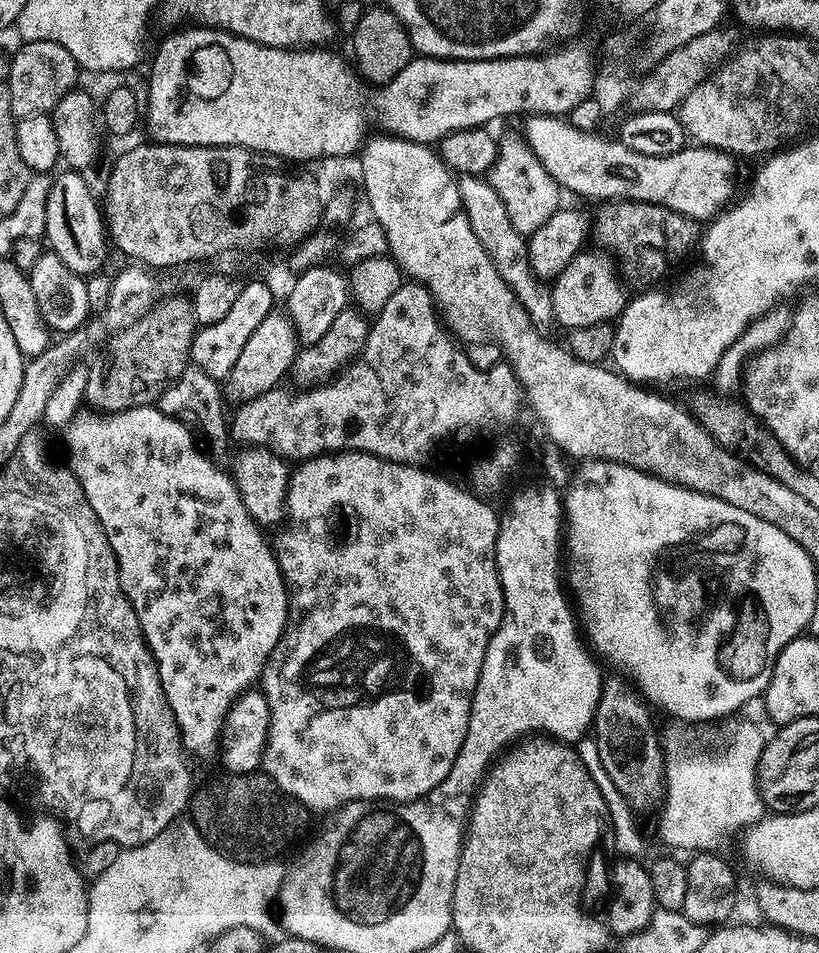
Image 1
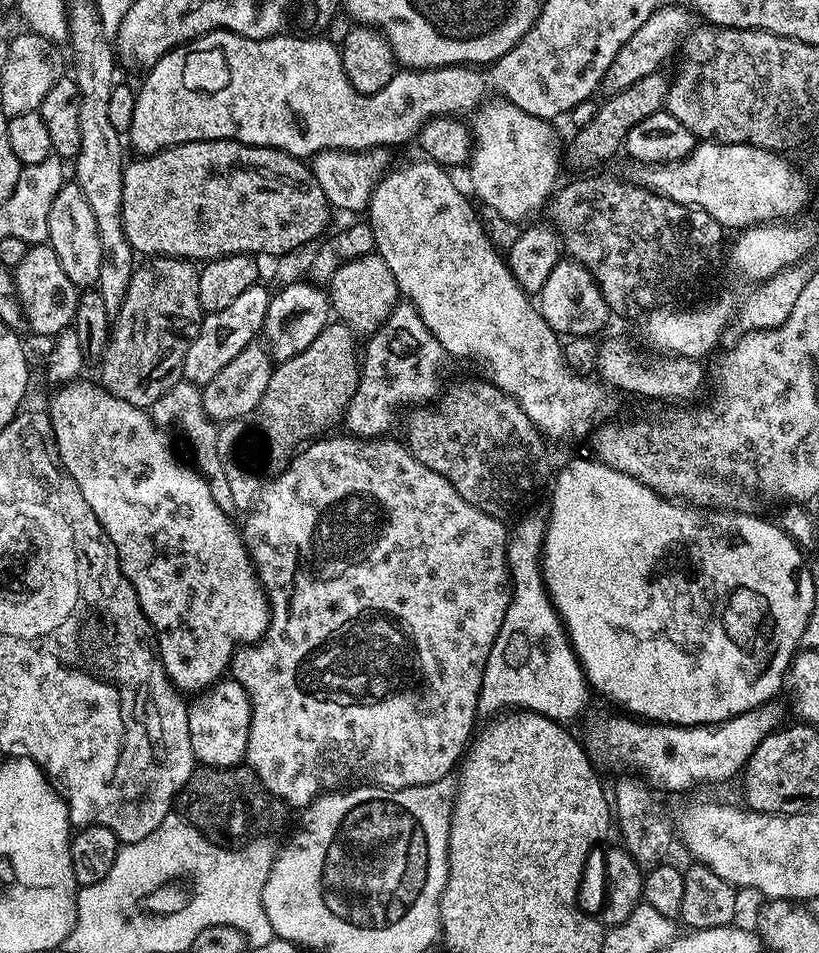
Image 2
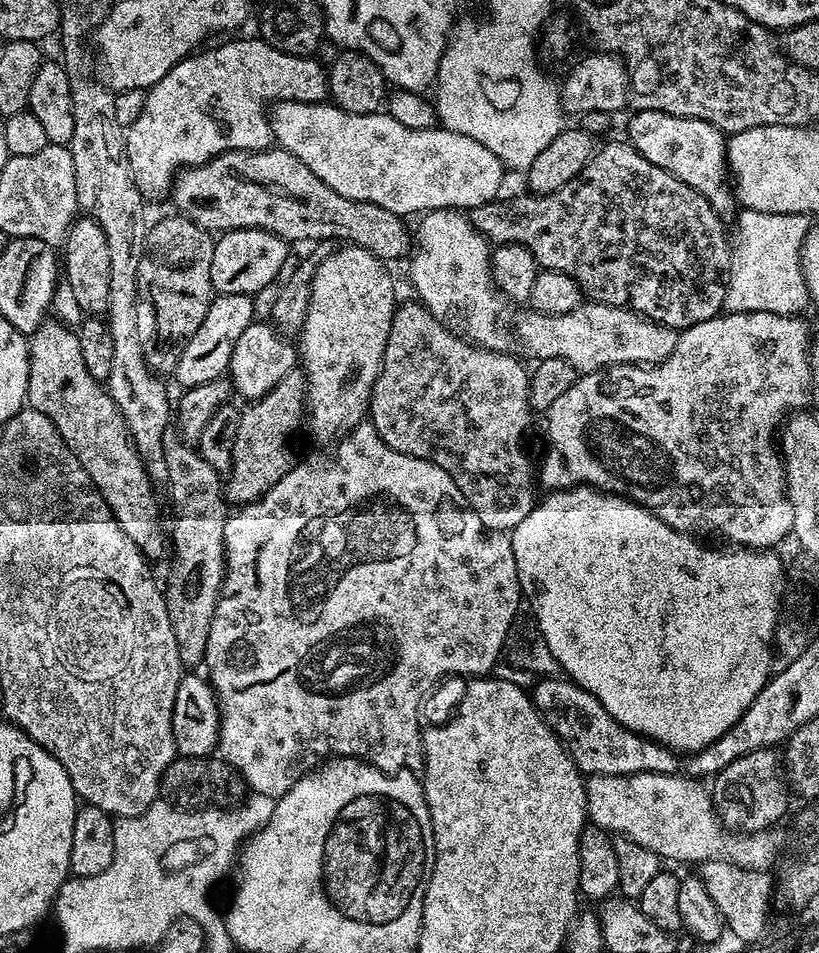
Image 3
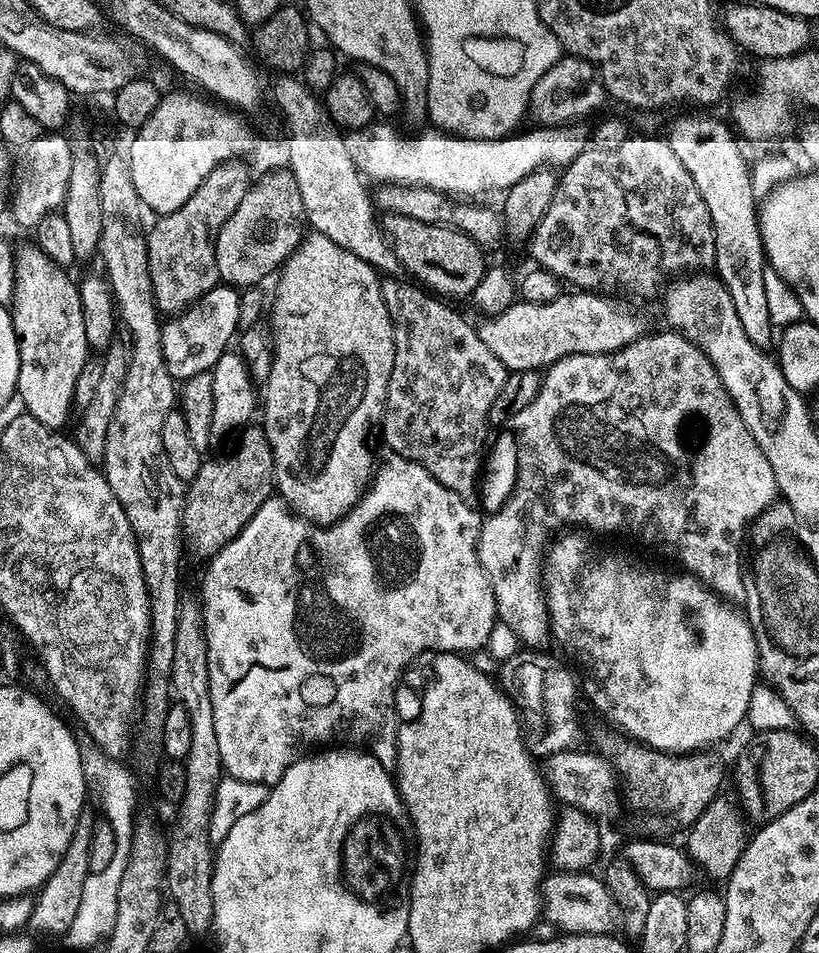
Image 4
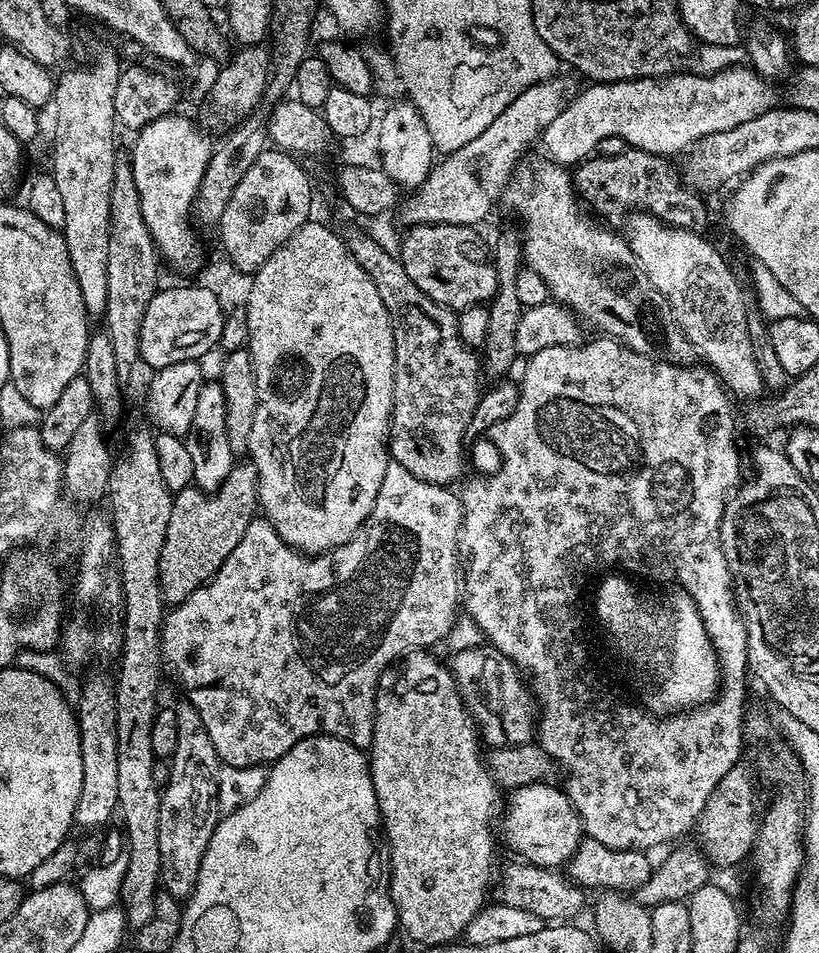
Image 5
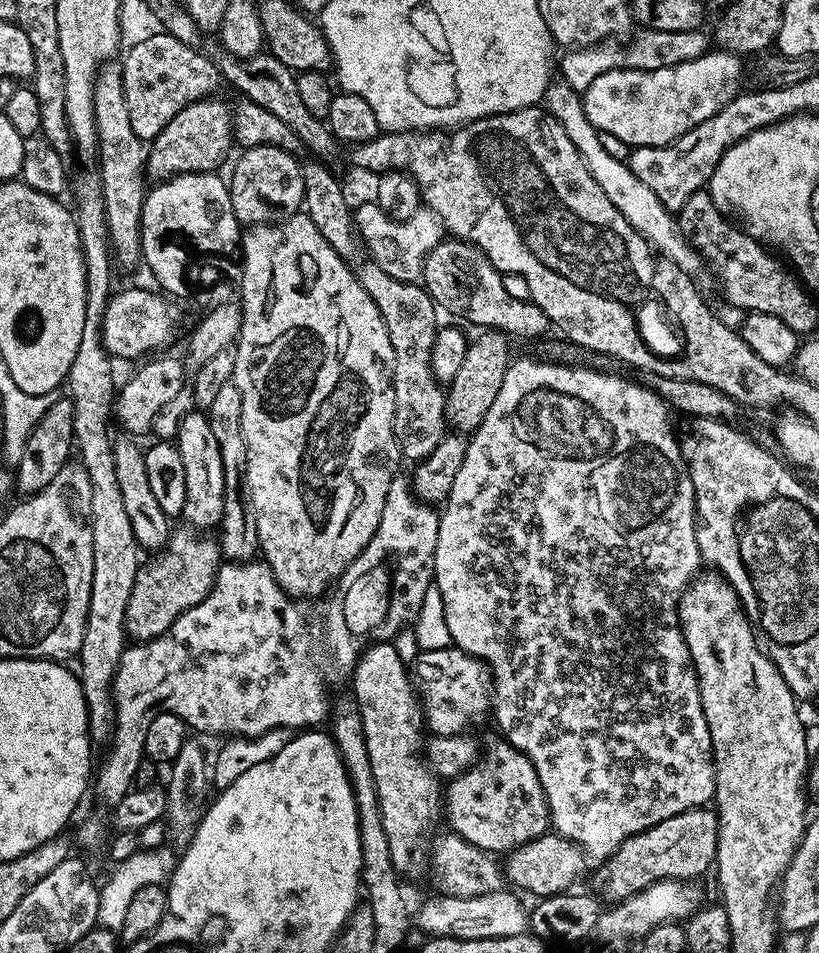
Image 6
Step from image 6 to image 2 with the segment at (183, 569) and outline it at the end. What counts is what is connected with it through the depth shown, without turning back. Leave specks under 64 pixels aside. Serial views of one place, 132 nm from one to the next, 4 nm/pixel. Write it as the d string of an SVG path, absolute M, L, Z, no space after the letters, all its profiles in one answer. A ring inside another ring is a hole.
M329 322L322 334L318 334L318 338L314 338L314 342L310 342L310 346L302 350L302 354L294 354L294 358L279 361L273 367L270 386L266 386L266 394L262 394L262 402L254 420L260 423L260 432L268 443L268 460L276 470L287 468L301 446L307 445L313 438L323 437L329 430L335 429L332 427L339 420L345 419L348 407L352 405L356 387L360 384L361 365L358 363L355 339L357 340L357 337L347 324Z

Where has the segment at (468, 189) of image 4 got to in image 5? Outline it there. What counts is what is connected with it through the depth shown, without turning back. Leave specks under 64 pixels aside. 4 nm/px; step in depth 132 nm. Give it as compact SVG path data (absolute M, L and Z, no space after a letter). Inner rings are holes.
M748 66L728 67L712 76L697 76L691 70L684 71L651 80L619 80L609 84L592 82L587 85L589 88L581 87L570 106L546 126L538 141L539 147L544 147L543 155L556 164L576 166L595 153L602 139L622 138L627 147L672 158L675 152L683 153L702 138L722 130L734 130L734 126L742 126L742 122L750 122L750 118L758 118L758 114L766 114L781 103L776 84Z

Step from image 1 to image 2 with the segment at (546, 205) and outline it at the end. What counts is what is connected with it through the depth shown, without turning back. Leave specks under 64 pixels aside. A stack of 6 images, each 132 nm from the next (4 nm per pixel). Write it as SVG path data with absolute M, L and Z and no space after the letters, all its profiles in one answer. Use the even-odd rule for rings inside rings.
M503 103L488 104L484 109L481 107L475 113L477 116L470 120L474 141L470 161L472 188L476 191L475 199L477 201L480 199L486 207L493 208L502 219L524 220L531 212L549 203L550 197L557 187L556 175L560 172L560 164L556 159L559 156L561 159L562 152L561 149L560 152L556 149L556 132L549 121L526 114L526 110L522 110L514 103Z

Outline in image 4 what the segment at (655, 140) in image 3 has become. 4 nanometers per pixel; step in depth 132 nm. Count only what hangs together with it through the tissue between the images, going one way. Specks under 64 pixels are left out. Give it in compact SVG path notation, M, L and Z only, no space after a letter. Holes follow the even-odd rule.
M684 116L673 122L666 139L670 150L674 150L682 166L686 166L690 178L694 178L694 186L698 186L706 210L710 210L714 226L715 275L726 286L730 302L734 302L746 338L750 338L756 348L768 350L774 344L774 325L766 307L766 257L760 233L758 197L751 185L750 160L740 149L737 133L725 124L712 116Z

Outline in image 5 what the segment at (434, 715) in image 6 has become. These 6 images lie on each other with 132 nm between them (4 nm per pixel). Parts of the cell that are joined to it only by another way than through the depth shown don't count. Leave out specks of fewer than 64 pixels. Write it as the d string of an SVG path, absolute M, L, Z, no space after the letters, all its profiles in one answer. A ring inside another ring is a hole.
M491 646L453 651L450 657L452 676L483 743L492 748L533 743L538 723L534 696L516 663Z

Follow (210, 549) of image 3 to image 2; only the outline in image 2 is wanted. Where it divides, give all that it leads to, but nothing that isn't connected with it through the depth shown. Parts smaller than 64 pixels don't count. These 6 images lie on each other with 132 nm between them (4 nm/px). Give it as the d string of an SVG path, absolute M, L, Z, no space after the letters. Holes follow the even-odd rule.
M181 379L172 386L166 394L163 394L150 407L152 421L157 428L169 430L177 428L184 435L184 440L188 443L188 448L192 451L191 463L206 483L210 486L210 494L214 494L214 502L222 511L229 514L236 512L234 498L230 495L230 482L226 478L226 469L222 466L222 454L218 450L218 438L222 435L221 429L206 414L204 403L202 402L202 388L199 384L191 384L186 379Z

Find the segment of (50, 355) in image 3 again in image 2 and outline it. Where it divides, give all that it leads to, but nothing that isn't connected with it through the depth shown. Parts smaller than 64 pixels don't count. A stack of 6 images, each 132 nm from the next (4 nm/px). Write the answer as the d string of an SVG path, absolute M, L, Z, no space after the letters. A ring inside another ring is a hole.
M77 378L61 383L60 388L52 396L52 401L46 405L48 417L52 419L51 439L54 441L56 455L60 457L60 463L64 471L78 482L78 490L82 490L82 498L94 510L98 522L104 528L105 534L110 542L116 547L116 553L120 555L120 569L124 577L132 583L136 590L136 597L140 603L140 609L145 618L148 619L148 627L154 633L155 643L158 645L158 655L163 664L166 674L176 685L177 689L192 688L191 690L202 690L209 684L215 683L229 671L232 654L241 642L255 642L268 629L270 619L270 602L266 597L262 585L254 571L252 557L248 555L248 548L244 544L241 529L232 525L233 517L222 511L218 502L214 502L214 494L210 494L210 486L202 479L195 467L187 463L179 464L172 448L163 431L157 428L152 421L151 415L143 408L136 408L130 402L118 399L114 394L101 387L99 383Z

